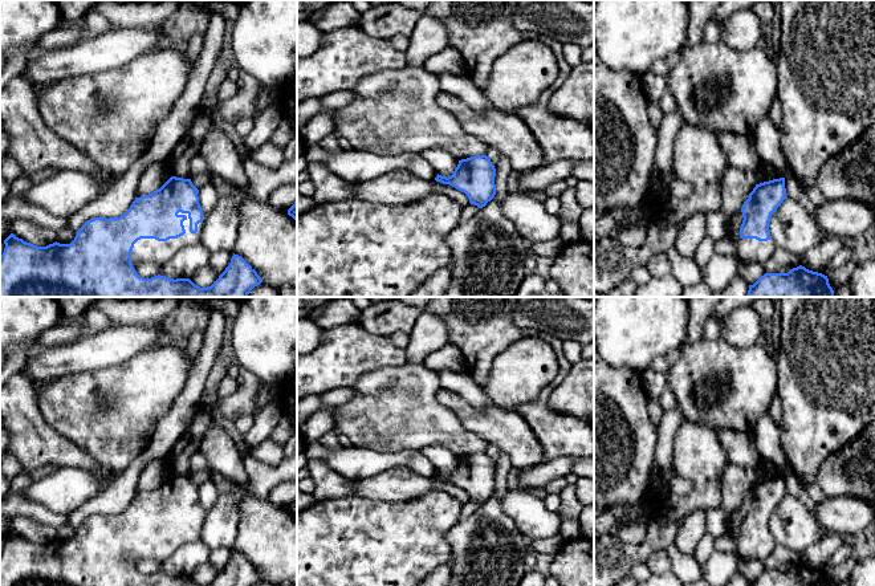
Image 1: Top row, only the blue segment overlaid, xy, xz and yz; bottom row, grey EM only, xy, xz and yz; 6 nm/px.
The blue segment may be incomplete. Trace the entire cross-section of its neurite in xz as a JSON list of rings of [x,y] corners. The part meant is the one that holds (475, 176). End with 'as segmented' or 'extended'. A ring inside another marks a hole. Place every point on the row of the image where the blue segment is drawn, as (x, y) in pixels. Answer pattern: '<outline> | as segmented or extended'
[[[475,155],[459,160],[451,176],[438,174],[435,180],[464,192],[471,204],[483,208],[496,195],[495,176],[496,168],[491,159],[487,155]]] | as segmented

